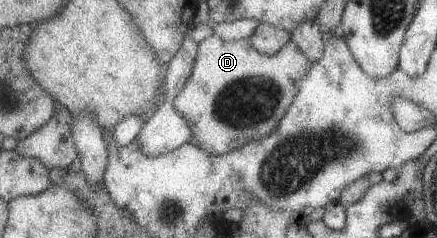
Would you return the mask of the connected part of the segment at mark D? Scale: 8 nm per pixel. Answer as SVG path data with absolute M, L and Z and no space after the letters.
M214 34L199 41L191 74L173 98L175 112L179 113L191 130L189 143L207 154L220 155L241 148L249 140L269 136L291 106L297 94L297 82L309 72L309 66L309 60L291 38L275 54L270 55L257 52L247 38L221 40Z

